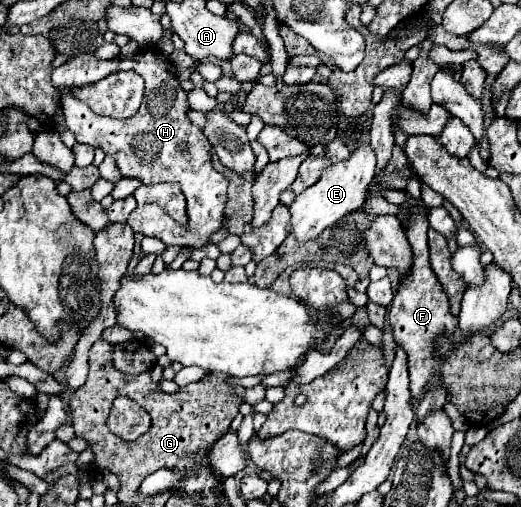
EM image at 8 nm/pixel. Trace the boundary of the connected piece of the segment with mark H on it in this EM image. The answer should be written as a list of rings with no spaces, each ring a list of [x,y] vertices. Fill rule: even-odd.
[[[151,49],[141,51],[127,59],[99,61],[93,55],[77,55],[69,63],[53,71],[53,83],[63,91],[63,117],[67,129],[75,135],[77,143],[91,147],[101,147],[105,155],[111,155],[123,173],[123,177],[141,179],[143,183],[179,183],[187,197],[187,227],[181,227],[161,207],[155,204],[138,205],[129,215],[127,223],[133,231],[145,237],[161,239],[165,245],[179,247],[203,247],[211,233],[223,225],[223,209],[227,201],[227,179],[213,169],[209,143],[201,129],[187,119],[187,93],[173,77],[169,57],[155,53]],[[115,71],[135,71],[145,79],[145,99],[137,115],[129,119],[101,117],[91,113],[91,109],[69,97],[71,87],[89,85],[103,79]]]

